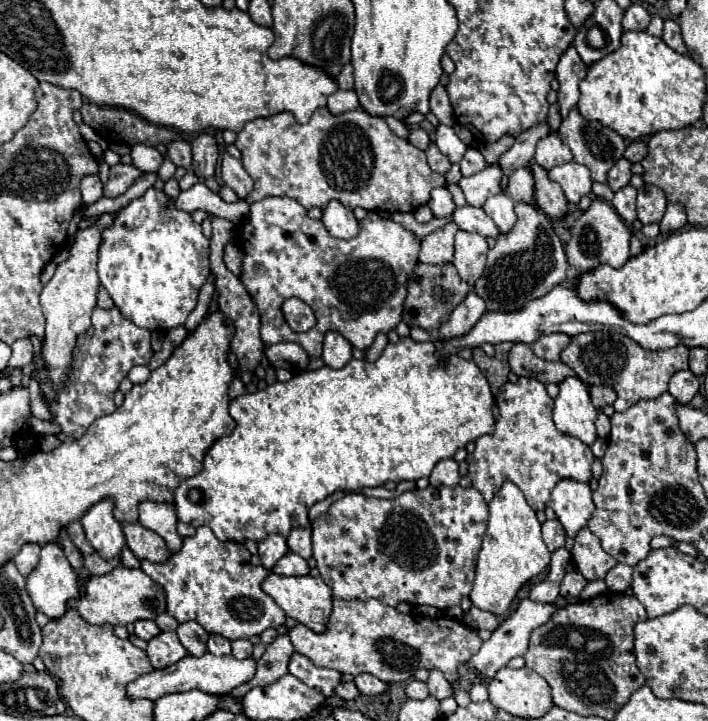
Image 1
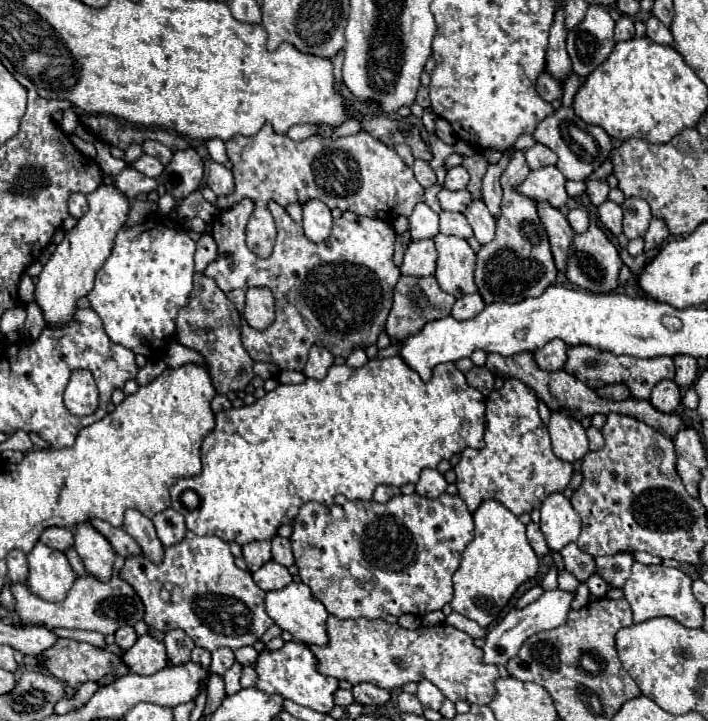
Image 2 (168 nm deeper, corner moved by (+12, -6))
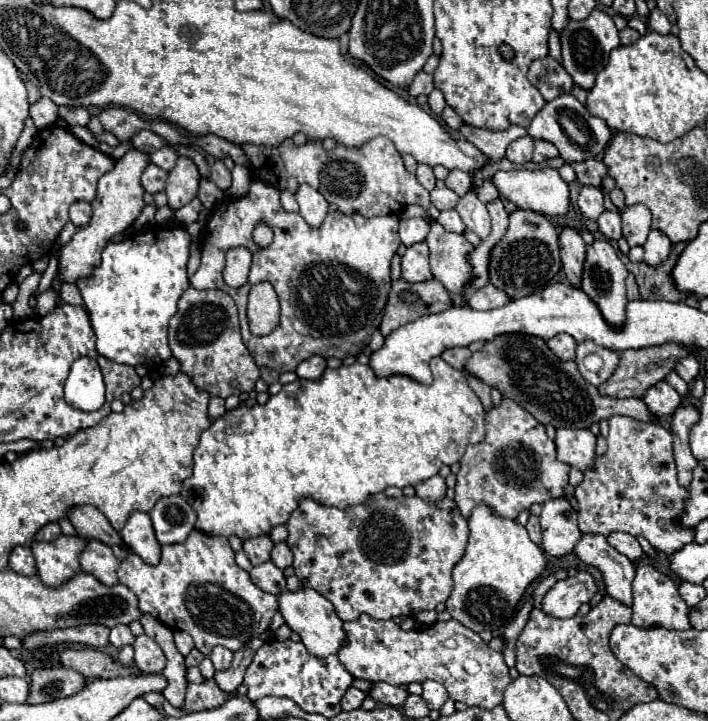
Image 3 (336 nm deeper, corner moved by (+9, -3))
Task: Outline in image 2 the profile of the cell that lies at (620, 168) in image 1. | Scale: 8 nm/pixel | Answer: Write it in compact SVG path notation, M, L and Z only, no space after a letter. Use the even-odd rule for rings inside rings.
M588 180L586 182L588 188L586 188L586 196L590 200L592 206L600 206L606 198L608 198L608 184L606 182L598 182L598 180Z

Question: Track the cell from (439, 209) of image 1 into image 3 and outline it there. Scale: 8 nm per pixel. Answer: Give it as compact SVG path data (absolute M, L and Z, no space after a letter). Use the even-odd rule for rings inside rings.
M427 215L427 217L417 217L417 219L401 221L401 223L399 223L401 243L405 243L405 245L409 247L409 245L413 245L413 243L425 241L425 237L427 237L429 231L431 231L431 223L433 223L433 219L431 219L429 215Z

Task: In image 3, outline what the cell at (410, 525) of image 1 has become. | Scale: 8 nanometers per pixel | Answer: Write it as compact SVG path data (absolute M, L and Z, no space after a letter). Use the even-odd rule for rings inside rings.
M383 493L347 509L325 507L303 497L299 507L291 513L287 529L287 545L295 557L295 575L303 587L311 587L327 597L341 621L355 621L361 613L367 613L371 619L391 619L435 609L439 603L447 601L453 591L451 571L461 561L469 539L467 519L461 517L453 499L445 497L435 503L427 503L417 495L385 497Z

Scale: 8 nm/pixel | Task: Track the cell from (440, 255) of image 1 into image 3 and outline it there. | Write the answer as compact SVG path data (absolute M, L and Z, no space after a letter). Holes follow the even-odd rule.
M425 241L407 247L401 261L401 275L409 283L433 279L431 269L429 269L429 247Z

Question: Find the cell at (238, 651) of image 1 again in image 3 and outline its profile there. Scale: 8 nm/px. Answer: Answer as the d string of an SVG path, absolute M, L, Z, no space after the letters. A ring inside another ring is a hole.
M215 647L209 653L209 657L211 657L211 661L213 661L213 665L215 665L217 671L229 669L231 667L231 661L233 661L233 653L229 649L225 649L225 647Z

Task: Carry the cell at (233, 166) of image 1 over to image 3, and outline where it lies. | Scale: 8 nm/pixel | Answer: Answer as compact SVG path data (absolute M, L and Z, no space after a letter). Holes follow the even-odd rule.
M215 161L213 163L213 167L211 167L211 181L223 191L231 187L231 171L223 165L223 161Z

